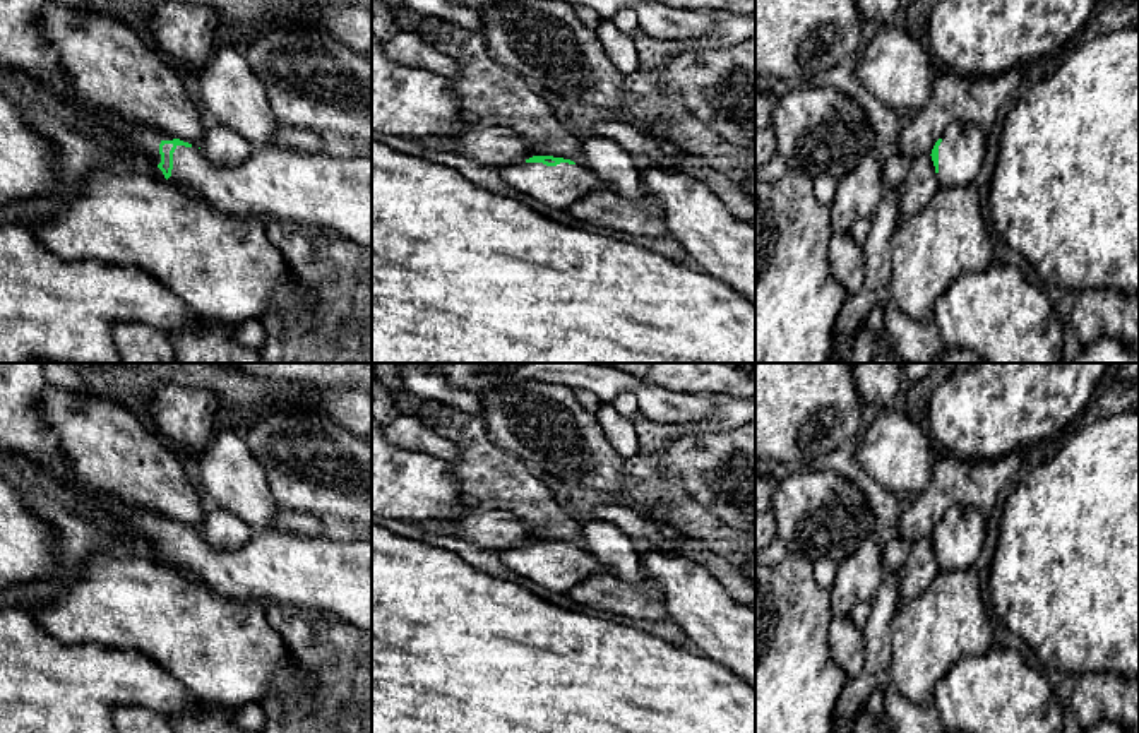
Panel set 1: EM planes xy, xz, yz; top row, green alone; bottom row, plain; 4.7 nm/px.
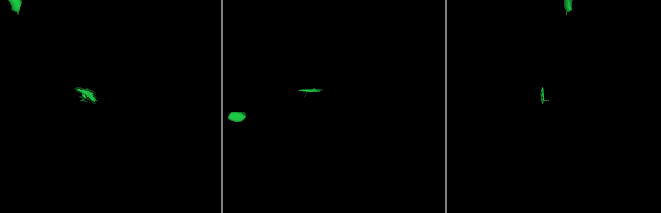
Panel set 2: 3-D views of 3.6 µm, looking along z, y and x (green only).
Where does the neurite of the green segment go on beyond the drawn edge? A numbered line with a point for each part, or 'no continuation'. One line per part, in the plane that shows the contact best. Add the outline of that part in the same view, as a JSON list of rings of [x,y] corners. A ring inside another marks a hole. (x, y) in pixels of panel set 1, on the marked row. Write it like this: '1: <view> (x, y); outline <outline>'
1: xz (560, 185); outline [[[514,163],[502,168],[502,180],[510,188],[555,209],[569,209],[593,190],[610,190],[586,164]]]

